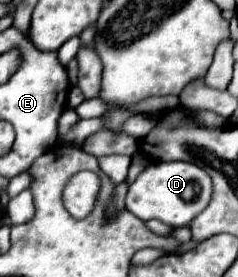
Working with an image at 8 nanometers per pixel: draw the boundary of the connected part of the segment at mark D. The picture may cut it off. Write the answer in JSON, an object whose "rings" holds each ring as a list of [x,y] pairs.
{"rings":[[[160,161],[148,165],[136,181],[130,185],[126,195],[126,209],[138,219],[158,219],[170,227],[184,227],[204,211],[212,199],[212,179],[210,175],[194,163],[186,161]]]}

